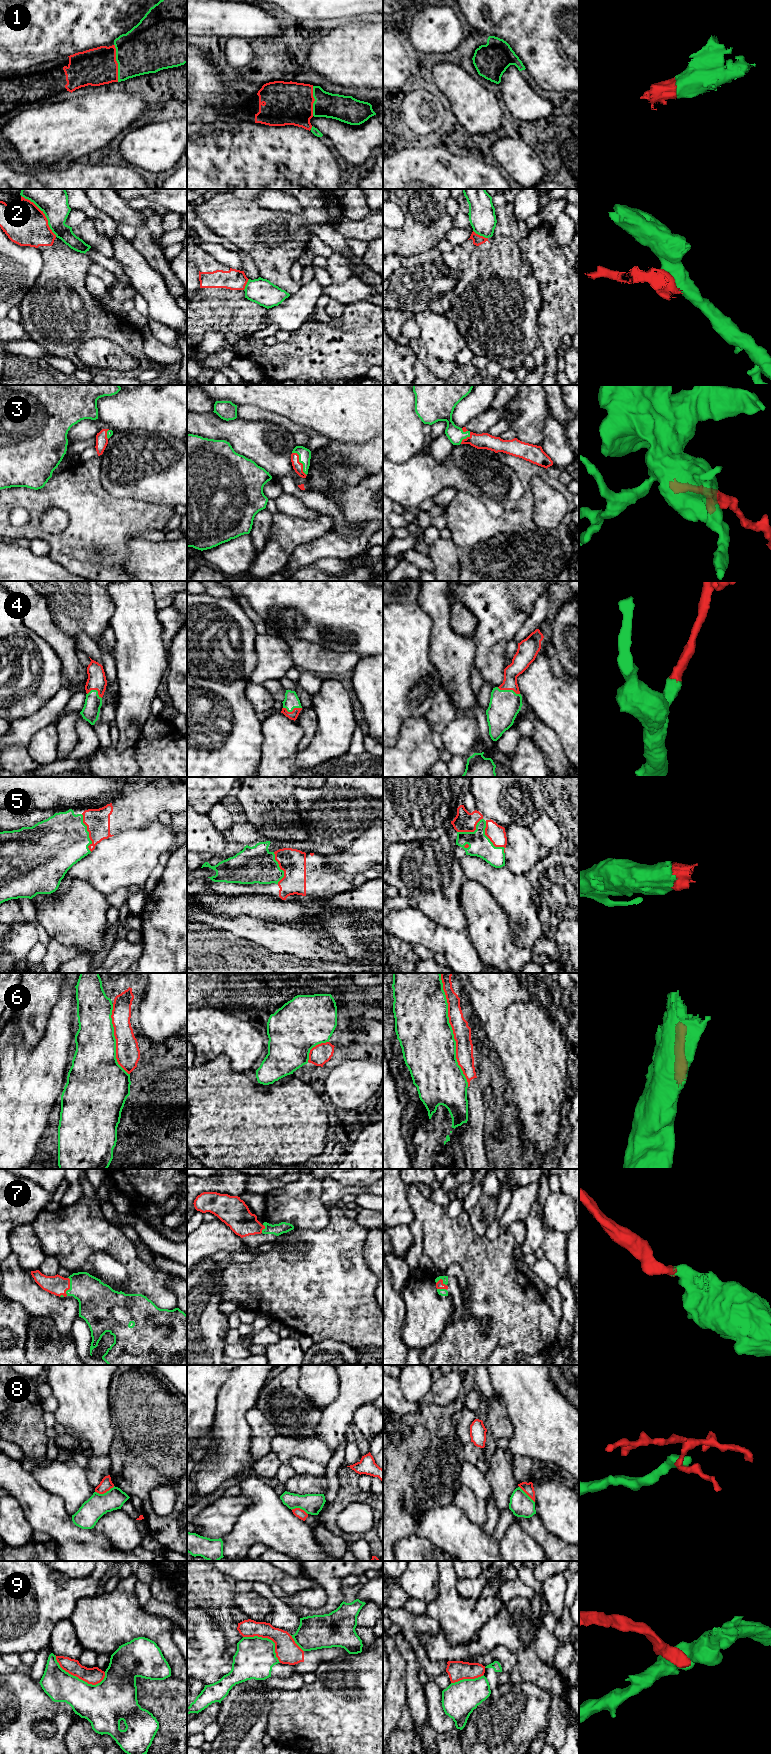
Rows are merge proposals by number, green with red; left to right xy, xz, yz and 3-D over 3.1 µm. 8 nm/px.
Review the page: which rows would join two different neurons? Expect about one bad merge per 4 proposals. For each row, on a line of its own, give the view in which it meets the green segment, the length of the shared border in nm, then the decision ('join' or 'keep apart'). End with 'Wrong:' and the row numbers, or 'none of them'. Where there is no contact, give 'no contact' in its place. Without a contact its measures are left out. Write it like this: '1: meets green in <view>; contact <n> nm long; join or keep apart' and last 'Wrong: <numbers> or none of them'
1: meets green in xy; contact 300 nm long; join
2: meets green in xy; contact 440 nm long; keep apart
3: meets green in xz; contact 220 nm long; join
4: meets green in yz; contact 190 nm long; join
5: meets green in yz; contact 300 nm long; join
6: meets green in yz; contact 950 nm long; keep apart
7: meets green in xy; contact 150 nm long; join
8: meets green in xy; contact 170 nm long; keep apart
9: meets green in xy; contact 440 nm long; keep apart
Wrong: 2, 6, 8, 9

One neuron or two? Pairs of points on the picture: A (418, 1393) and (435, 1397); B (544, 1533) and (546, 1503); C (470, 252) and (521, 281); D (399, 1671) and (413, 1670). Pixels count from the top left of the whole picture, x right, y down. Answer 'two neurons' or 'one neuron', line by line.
A: two neurons
B: two neurons
C: one neuron
D: two neurons

